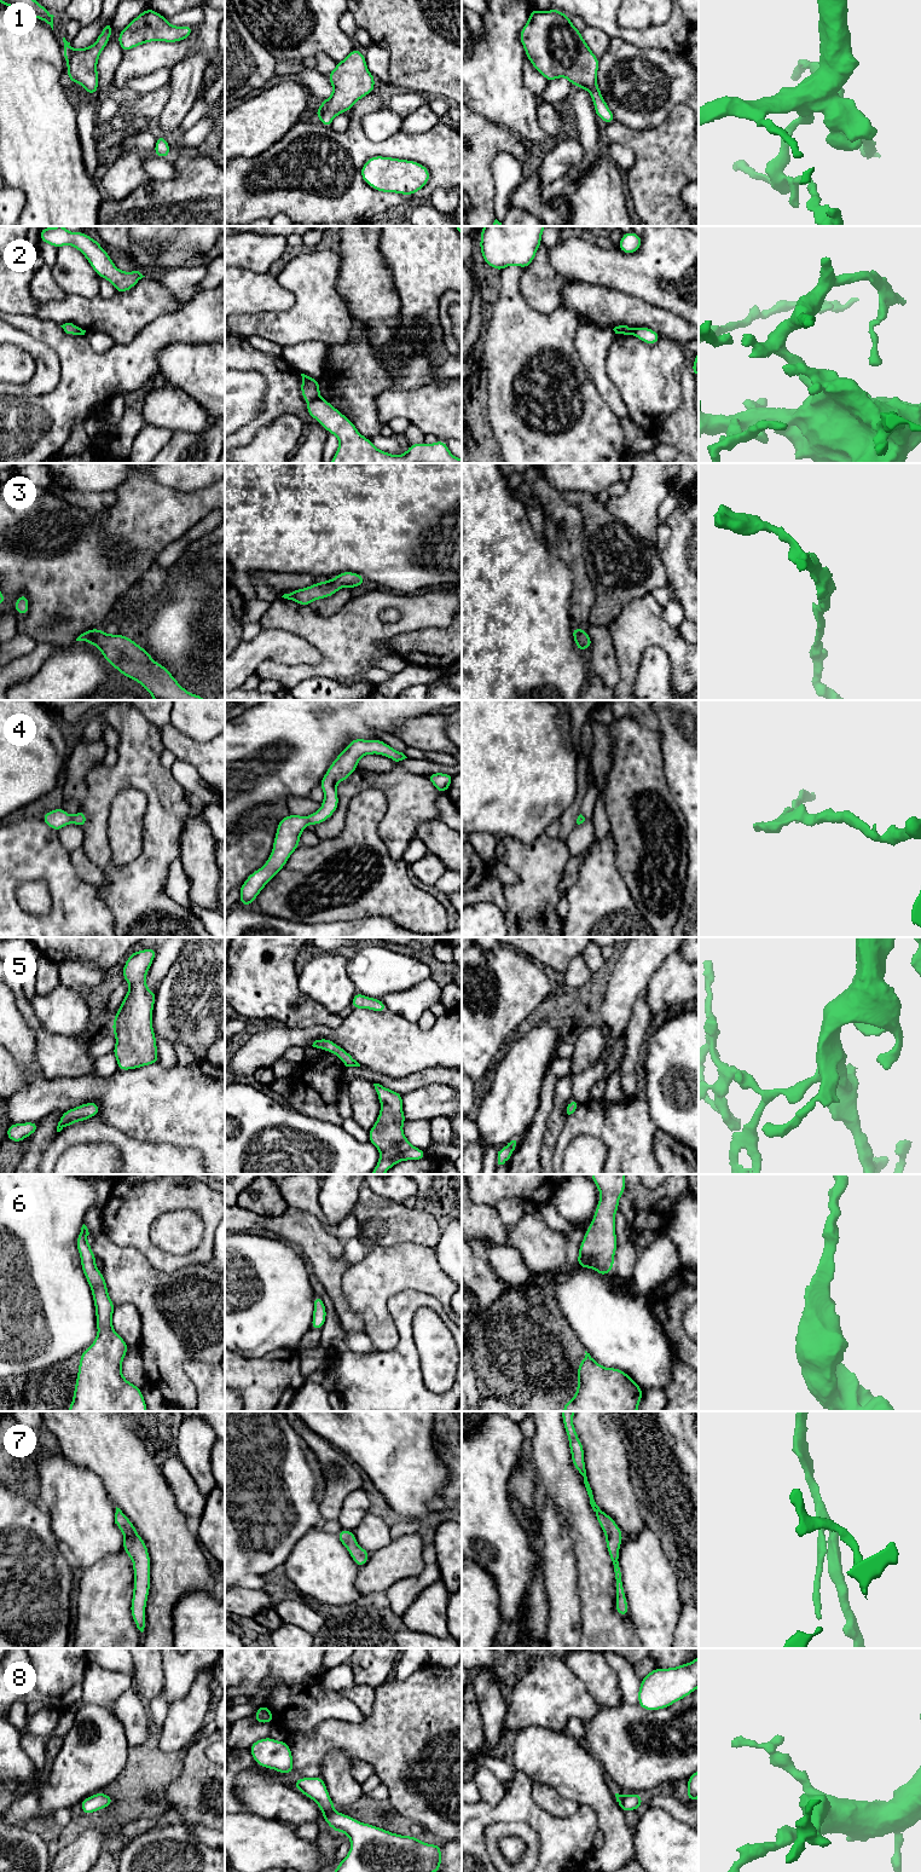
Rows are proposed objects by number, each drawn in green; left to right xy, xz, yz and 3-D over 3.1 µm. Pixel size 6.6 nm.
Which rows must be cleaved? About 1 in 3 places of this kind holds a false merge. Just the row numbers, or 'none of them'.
2

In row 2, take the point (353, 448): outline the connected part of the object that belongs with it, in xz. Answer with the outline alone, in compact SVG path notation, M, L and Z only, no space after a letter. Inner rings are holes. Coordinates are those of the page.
M322 398L312 400L307 405L307 414L338 439L338 449L330 463L462 463L462 458L454 457L446 441L442 440L438 440L435 444L411 444L404 455L392 455L382 451L375 447L369 438L363 437L349 418Z

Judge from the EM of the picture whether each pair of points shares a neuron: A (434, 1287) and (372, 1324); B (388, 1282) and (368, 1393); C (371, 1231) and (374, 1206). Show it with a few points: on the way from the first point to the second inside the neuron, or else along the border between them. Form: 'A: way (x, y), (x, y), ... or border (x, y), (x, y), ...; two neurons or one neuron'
A: way (413, 1282), (395, 1282), (374, 1304); one neuron
B: border (395, 1328), (399, 1341), (389, 1350), (377, 1351); two neurons
C: way (374, 1225), (374, 1212); one neuron

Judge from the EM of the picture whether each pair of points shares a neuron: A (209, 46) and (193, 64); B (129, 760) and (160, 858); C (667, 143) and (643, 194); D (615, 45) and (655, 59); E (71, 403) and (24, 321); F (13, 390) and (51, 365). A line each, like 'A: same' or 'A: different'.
A: same
B: same
C: same
D: same
E: same
F: same

